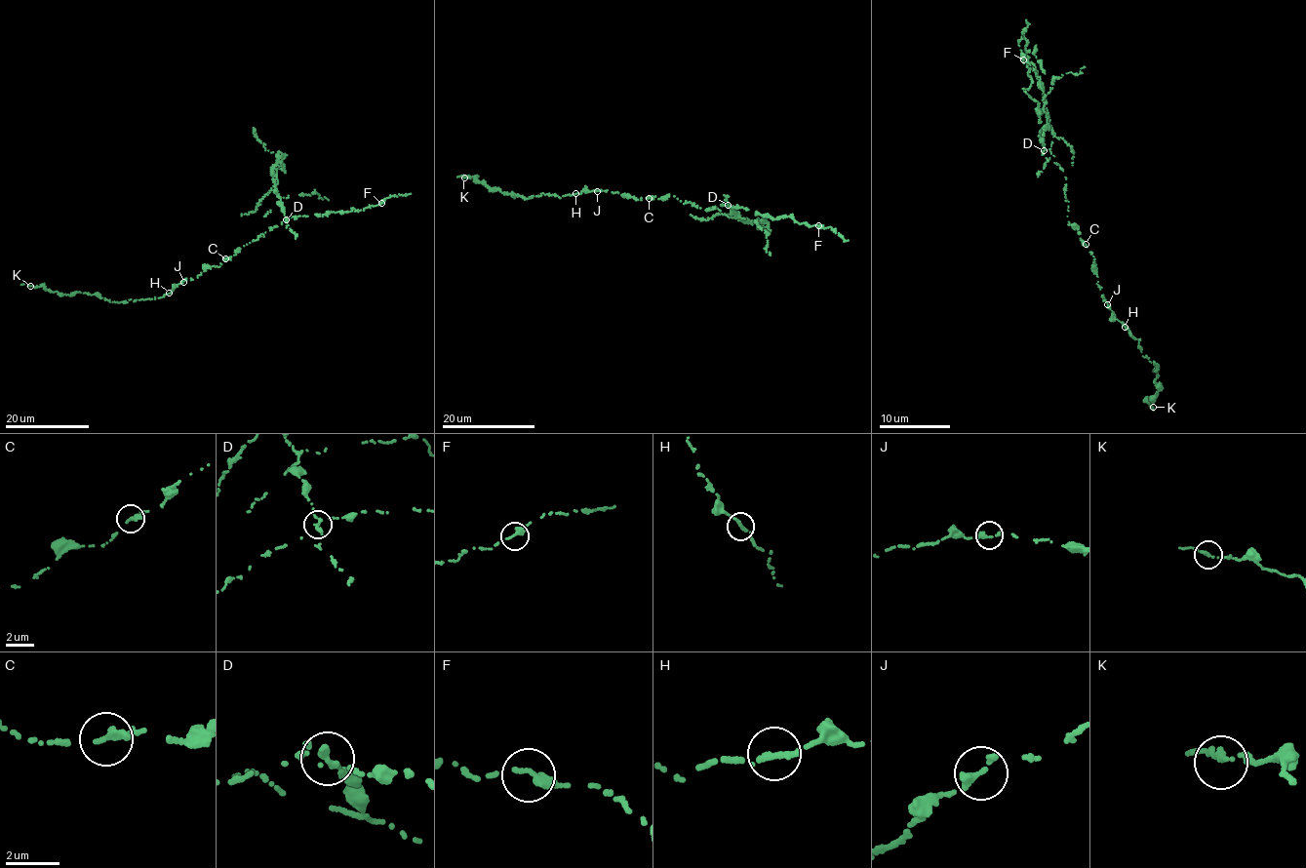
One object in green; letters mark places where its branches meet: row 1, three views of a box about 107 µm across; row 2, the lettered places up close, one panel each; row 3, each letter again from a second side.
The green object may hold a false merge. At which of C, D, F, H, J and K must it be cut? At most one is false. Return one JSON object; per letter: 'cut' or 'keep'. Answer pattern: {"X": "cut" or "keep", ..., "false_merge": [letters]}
{"C": "keep", "D": "cut", "F": "keep", "H": "keep", "J": "keep", "K": "keep", "false_merge": ["D"]}

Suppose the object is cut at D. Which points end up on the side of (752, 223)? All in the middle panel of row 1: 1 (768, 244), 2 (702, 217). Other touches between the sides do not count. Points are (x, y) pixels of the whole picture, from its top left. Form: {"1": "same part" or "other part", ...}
{"1": "same part", "2": "same part"}

